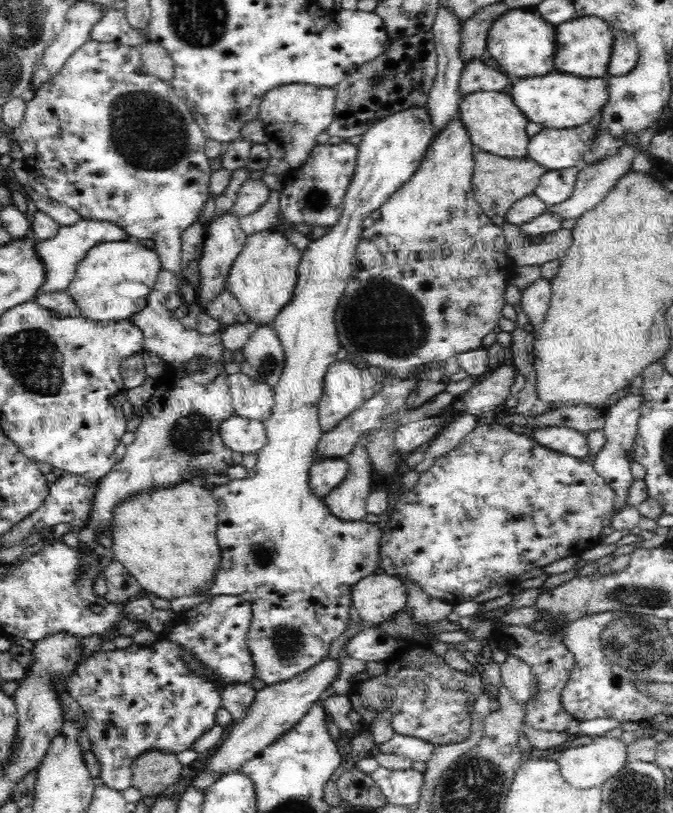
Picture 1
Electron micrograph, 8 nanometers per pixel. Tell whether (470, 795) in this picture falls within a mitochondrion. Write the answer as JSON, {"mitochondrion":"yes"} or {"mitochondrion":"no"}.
{"mitochondrion":"yes"}

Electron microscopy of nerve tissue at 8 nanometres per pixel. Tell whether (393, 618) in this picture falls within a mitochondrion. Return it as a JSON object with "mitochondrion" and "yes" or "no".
{"mitochondrion":"no"}

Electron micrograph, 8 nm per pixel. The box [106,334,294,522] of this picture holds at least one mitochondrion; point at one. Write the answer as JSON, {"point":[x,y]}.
{"point":[192,430]}

